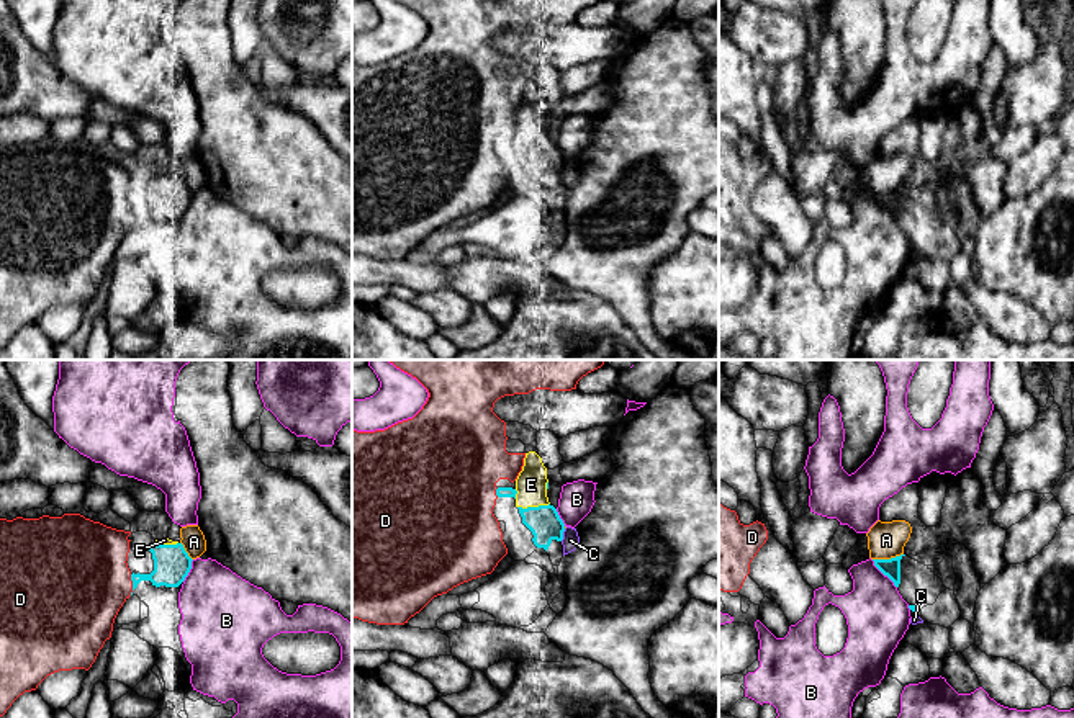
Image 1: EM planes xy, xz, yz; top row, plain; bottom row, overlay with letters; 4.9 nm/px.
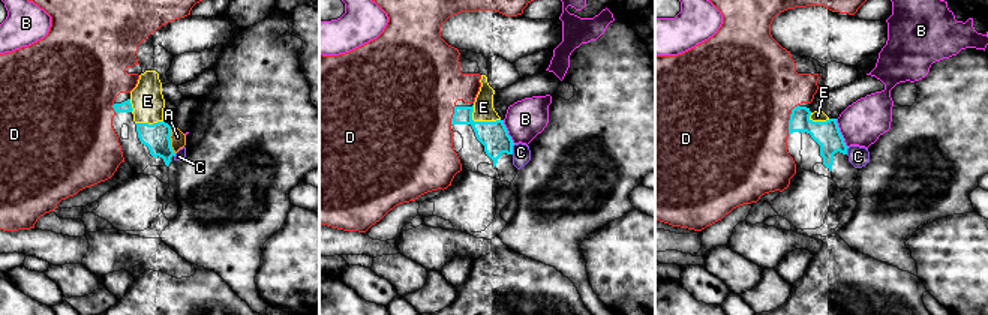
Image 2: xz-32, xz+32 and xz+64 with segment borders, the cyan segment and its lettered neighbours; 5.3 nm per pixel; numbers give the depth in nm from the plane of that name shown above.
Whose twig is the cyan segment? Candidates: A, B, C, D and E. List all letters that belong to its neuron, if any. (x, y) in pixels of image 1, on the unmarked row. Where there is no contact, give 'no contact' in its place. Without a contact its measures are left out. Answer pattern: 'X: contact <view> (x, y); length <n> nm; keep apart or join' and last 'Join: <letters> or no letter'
A: contact yz (888, 193); length 160 nm; keep apart
B: contact yz (884, 208); length 190 nm; keep apart
C: contact xz (562, 169); length 70 nm; keep apart
D: contact xy (133, 218); length 100 nm; keep apart
E: contact xz (532, 141); length 160 nm; join
Join: E

